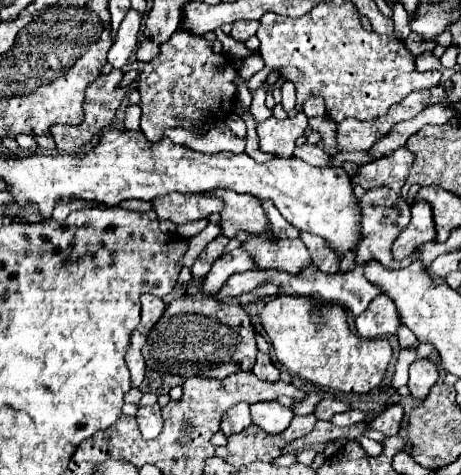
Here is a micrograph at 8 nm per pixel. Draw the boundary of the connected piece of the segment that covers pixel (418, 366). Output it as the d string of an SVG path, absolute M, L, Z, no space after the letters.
M422 359L422 361L414 361L410 365L410 381L408 387L412 391L412 397L416 399L426 399L430 389L436 385L438 381L438 369L430 359Z

